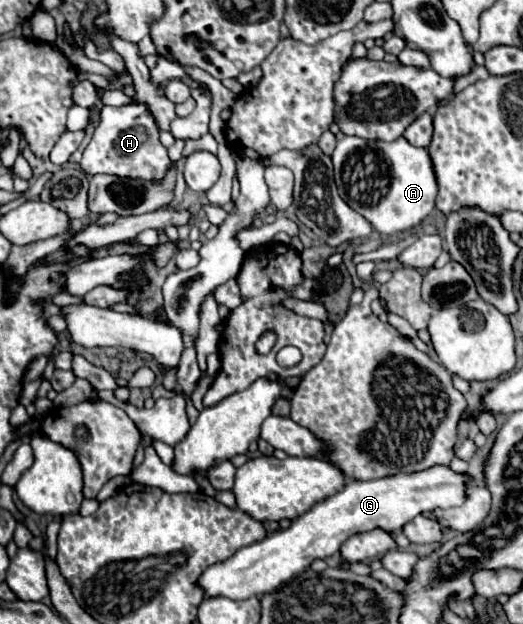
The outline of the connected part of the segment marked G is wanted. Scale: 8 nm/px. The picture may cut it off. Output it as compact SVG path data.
M433 465L425 471L397 473L373 481L351 481L343 491L313 505L287 529L279 529L259 543L239 549L227 561L211 565L201 575L199 585L205 589L205 597L223 595L229 599L249 599L253 595L271 593L301 571L309 569L315 559L325 559L337 553L351 535L373 531L375 527L395 535L421 513L463 505L467 487L469 475L457 473L447 465Z

